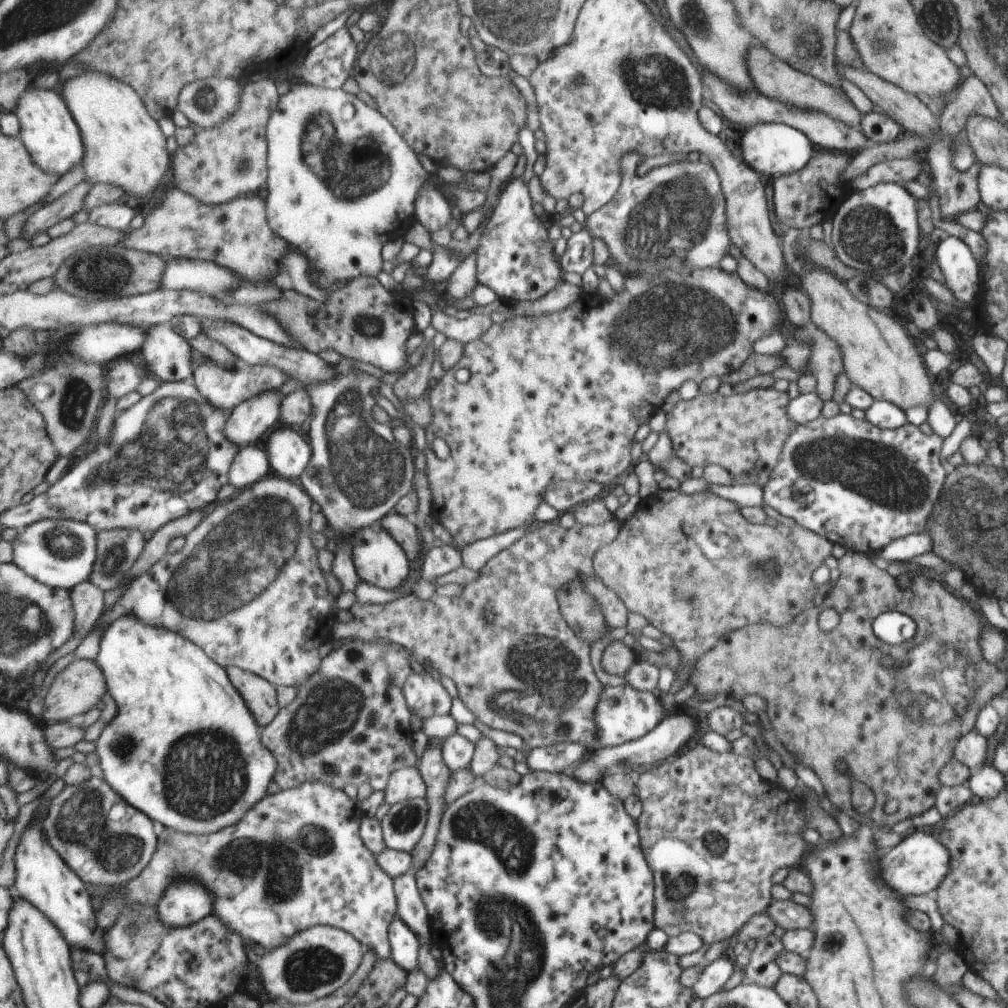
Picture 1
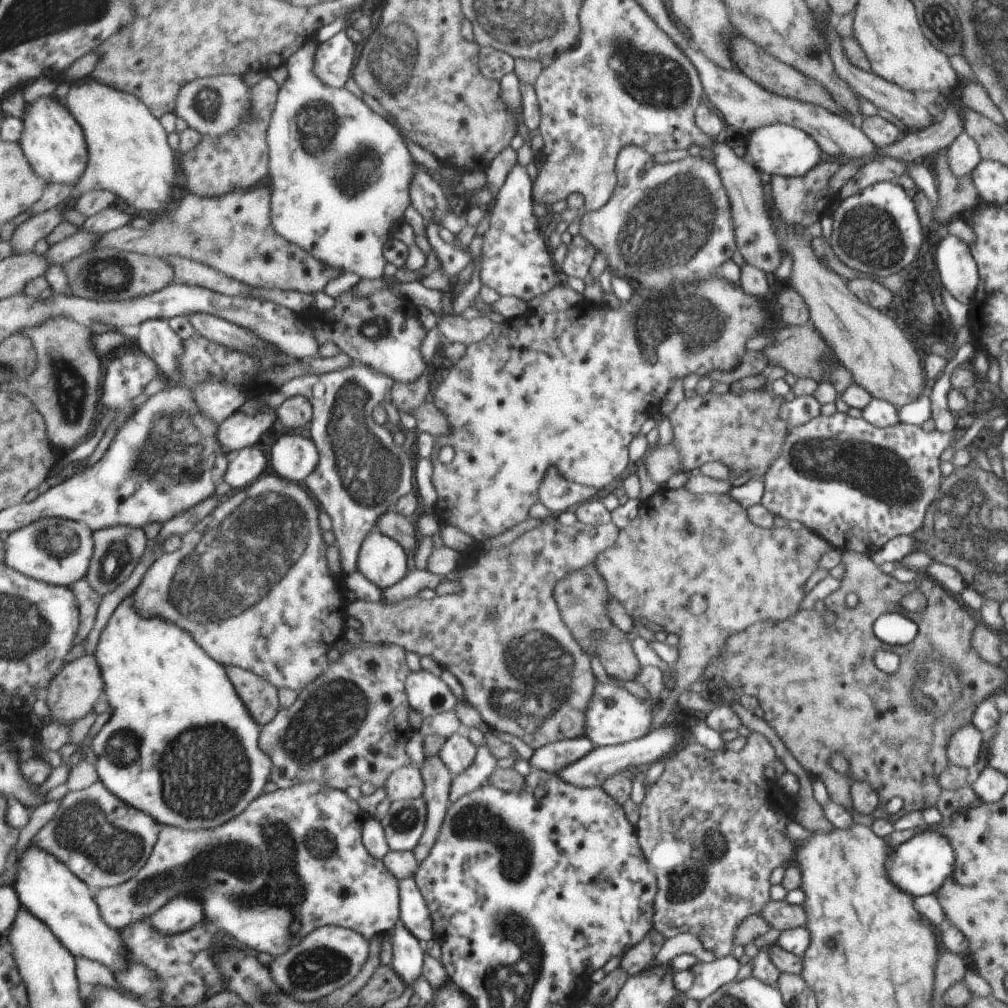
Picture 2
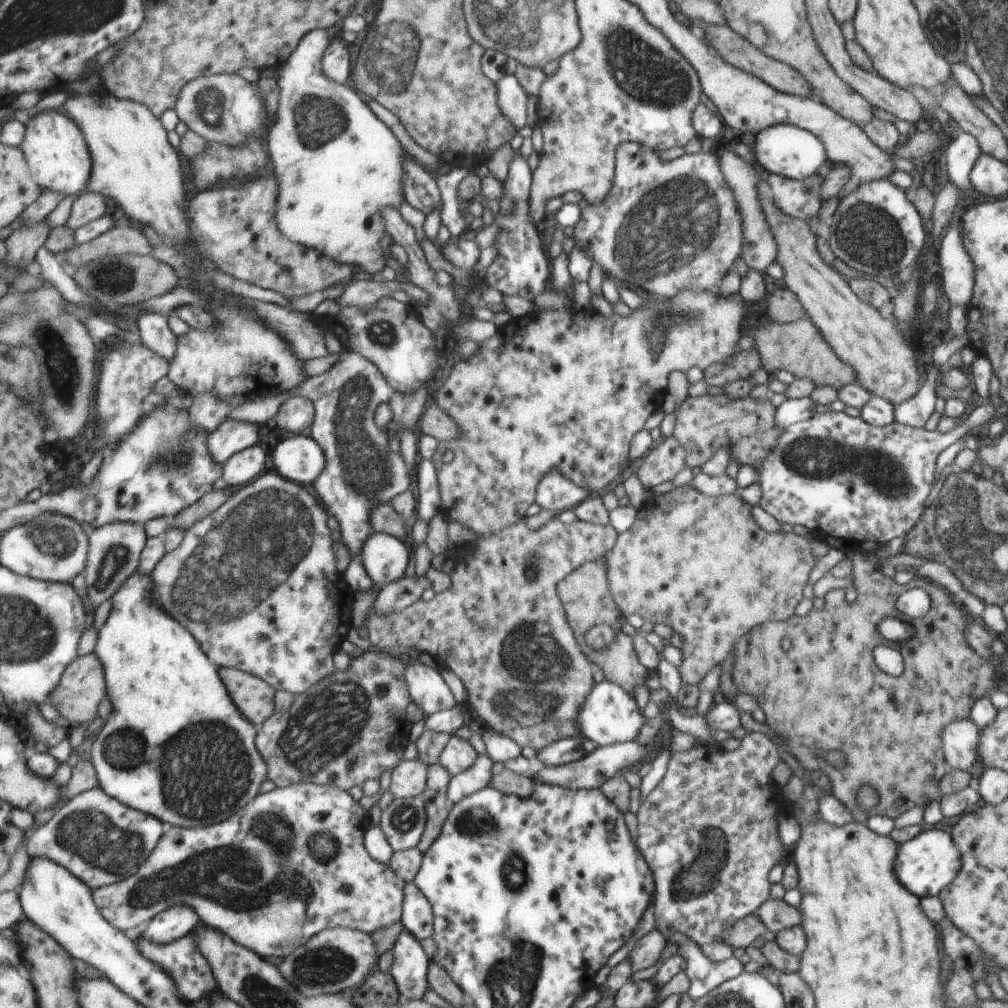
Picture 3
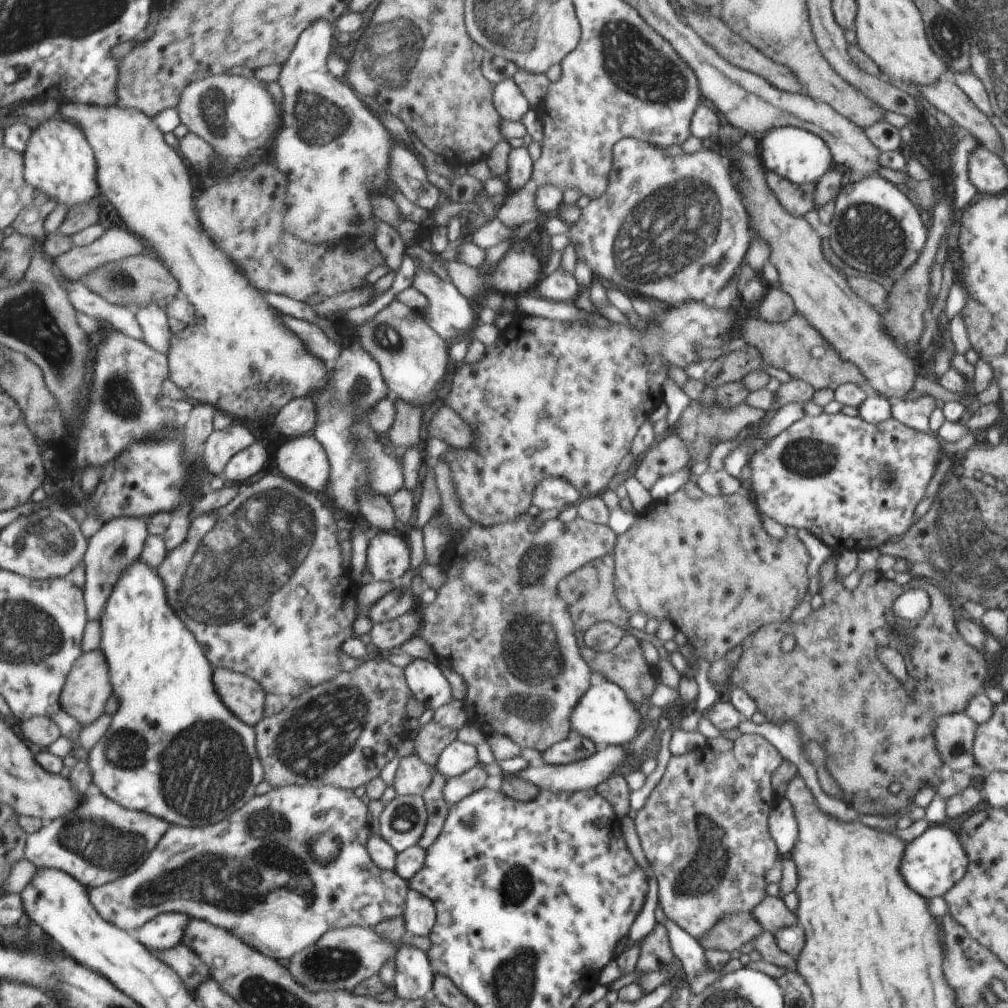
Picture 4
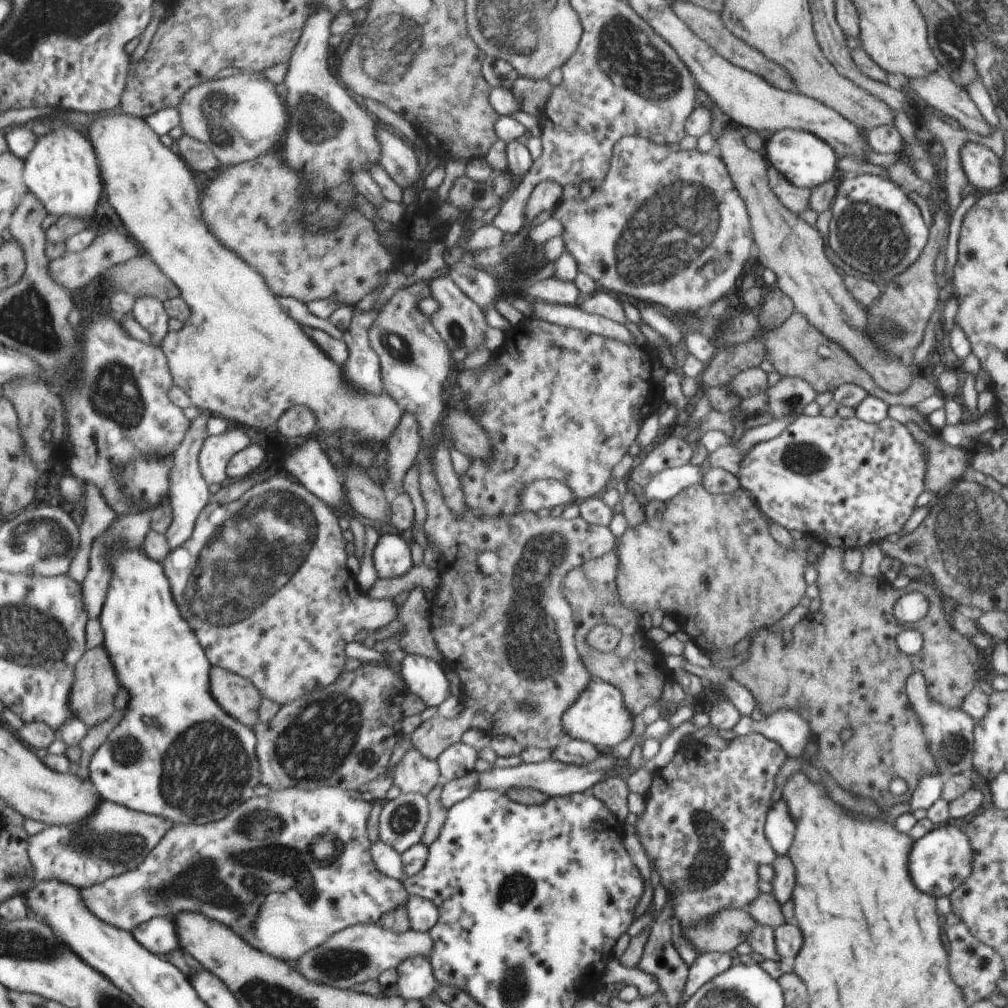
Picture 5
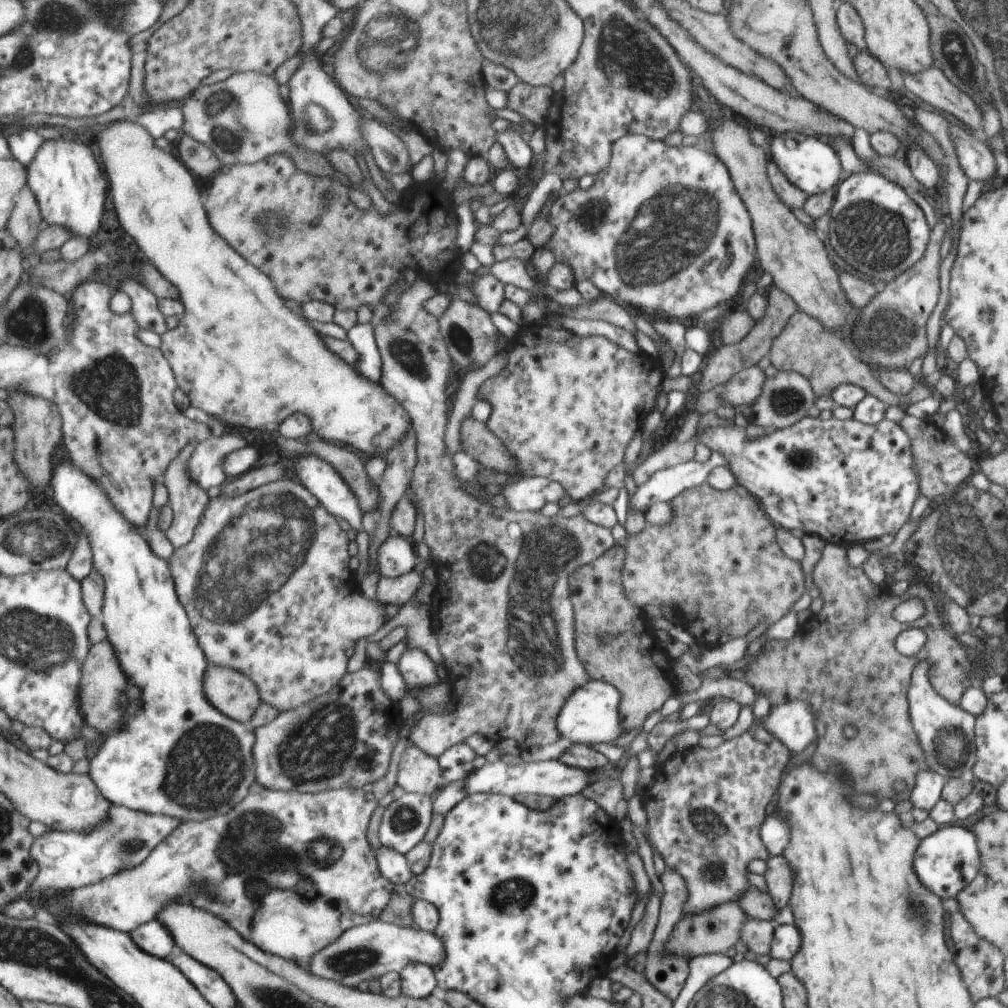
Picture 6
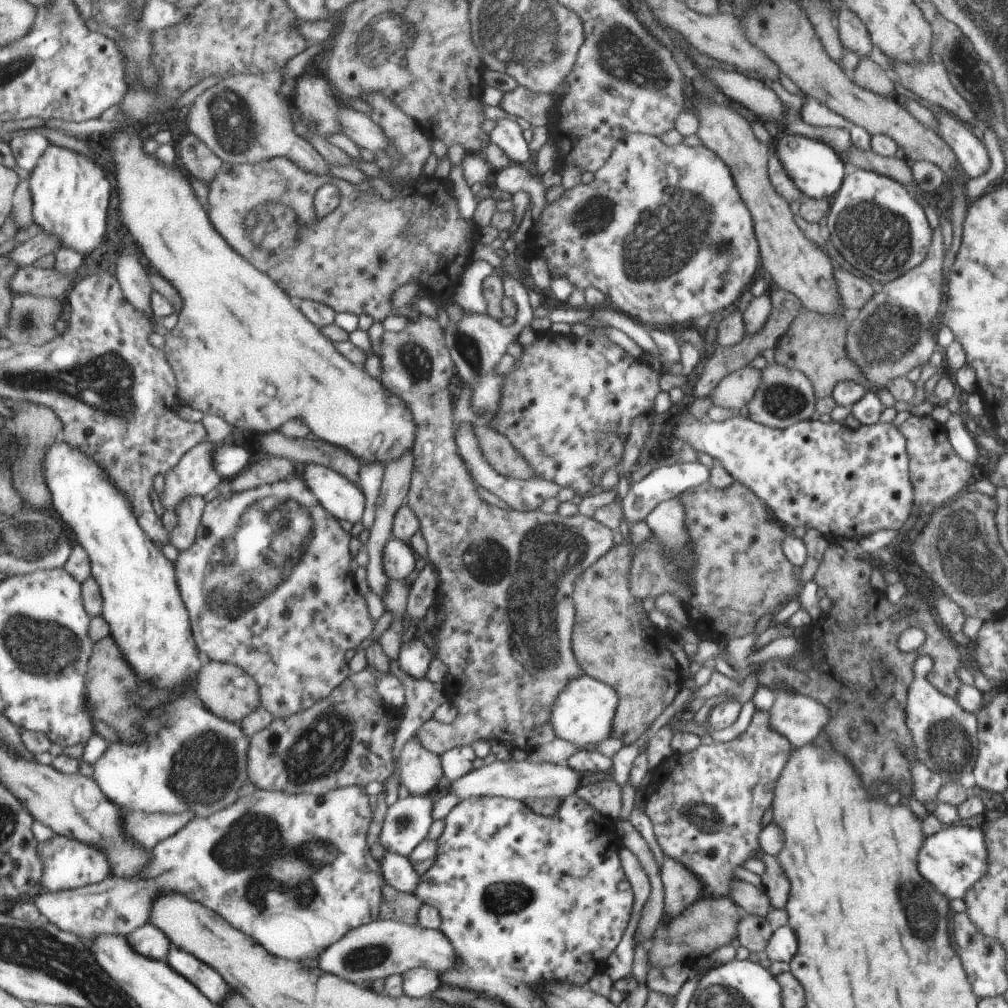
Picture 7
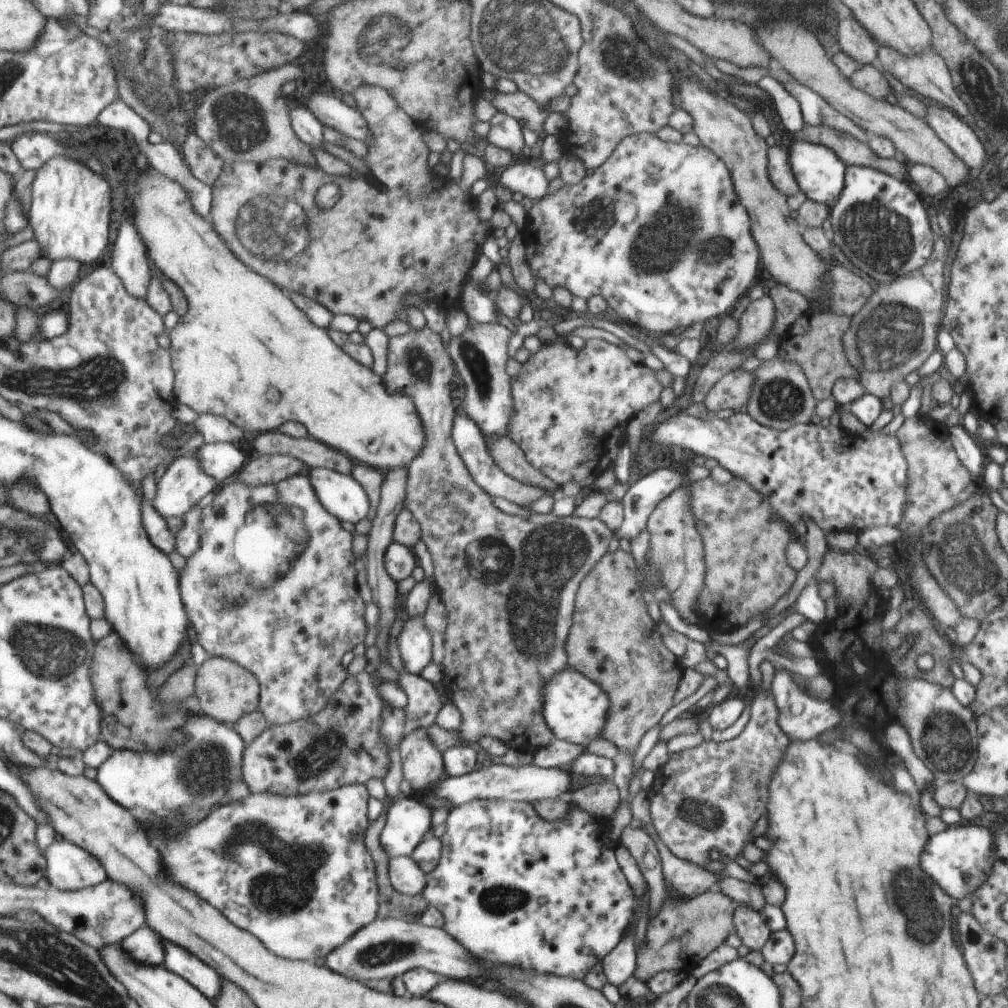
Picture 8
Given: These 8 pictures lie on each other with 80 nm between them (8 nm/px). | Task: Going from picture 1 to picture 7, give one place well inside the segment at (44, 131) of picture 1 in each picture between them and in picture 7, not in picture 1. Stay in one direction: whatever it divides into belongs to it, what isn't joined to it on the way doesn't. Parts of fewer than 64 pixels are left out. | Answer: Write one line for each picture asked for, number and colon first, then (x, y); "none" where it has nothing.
2: (54, 141)
3: (58, 156)
4: (59, 161)
5: (62, 170)
6: (66, 178)
7: (71, 194)

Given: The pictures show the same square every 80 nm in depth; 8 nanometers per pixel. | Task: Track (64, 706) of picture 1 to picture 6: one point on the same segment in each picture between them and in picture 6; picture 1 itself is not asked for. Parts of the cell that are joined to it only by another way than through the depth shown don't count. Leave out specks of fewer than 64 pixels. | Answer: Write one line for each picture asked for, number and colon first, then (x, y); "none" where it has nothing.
2: (73, 694)
3: (83, 687)
4: (89, 685)
5: (93, 692)
6: (102, 692)

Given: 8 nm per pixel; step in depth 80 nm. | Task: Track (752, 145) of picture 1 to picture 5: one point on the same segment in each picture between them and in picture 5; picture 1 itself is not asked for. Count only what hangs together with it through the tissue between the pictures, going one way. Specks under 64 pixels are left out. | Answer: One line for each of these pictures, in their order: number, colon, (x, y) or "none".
2: (778, 149)
3: (786, 150)
4: (794, 153)
5: (800, 156)

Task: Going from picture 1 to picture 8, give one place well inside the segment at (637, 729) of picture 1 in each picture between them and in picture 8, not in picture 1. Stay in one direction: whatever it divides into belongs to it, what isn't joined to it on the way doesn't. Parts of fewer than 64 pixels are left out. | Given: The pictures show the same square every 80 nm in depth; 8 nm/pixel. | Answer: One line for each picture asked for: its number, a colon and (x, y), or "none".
2: (613, 716)
3: (608, 715)
4: (603, 714)
5: (598, 716)
6: (589, 716)
7: (582, 713)
8: (574, 706)

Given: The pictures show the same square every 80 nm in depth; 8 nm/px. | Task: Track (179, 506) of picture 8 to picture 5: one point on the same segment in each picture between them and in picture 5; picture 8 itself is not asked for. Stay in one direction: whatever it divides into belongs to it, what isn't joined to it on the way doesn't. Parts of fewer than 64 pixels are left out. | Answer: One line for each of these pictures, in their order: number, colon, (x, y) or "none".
5: (218, 450)
6: (207, 466)
7: (196, 474)

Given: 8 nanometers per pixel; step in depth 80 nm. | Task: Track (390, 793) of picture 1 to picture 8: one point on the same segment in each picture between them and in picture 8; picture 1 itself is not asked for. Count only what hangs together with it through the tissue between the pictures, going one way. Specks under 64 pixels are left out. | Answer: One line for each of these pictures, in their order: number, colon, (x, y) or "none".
2: (406, 782)
3: (408, 779)
4: (412, 776)
5: (413, 773)
6: (417, 772)
7: (419, 772)
8: (420, 761)

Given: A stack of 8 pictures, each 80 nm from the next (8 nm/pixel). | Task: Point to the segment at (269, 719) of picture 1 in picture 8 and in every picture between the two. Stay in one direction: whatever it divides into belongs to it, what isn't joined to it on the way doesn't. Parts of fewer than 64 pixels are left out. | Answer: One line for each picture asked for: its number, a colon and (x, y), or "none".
2: (261, 696)
3: (256, 698)
4: (246, 697)
5: (239, 696)
6: (236, 695)
7: (227, 690)
8: (225, 690)

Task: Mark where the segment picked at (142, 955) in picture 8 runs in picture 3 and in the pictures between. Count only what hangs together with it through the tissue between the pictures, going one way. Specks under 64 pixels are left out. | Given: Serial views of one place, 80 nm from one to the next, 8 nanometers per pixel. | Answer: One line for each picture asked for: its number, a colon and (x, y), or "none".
3: (178, 921)
4: (164, 932)
5: (160, 935)
6: (154, 937)
7: (150, 940)

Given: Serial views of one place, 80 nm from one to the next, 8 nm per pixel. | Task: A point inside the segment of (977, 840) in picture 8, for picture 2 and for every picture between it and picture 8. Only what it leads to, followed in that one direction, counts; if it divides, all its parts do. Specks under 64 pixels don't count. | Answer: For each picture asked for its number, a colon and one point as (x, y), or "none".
2: (918, 866)
3: (926, 863)
4: (933, 861)
5: (940, 860)
6: (947, 860)
7: (952, 860)

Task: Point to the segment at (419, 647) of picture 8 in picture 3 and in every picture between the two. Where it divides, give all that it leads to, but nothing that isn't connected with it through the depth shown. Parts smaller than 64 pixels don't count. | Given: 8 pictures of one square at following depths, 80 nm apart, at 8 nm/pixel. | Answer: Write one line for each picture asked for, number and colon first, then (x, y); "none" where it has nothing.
3: (426, 689)
4: (427, 685)
5: (426, 680)
6: (417, 671)
7: (413, 658)

